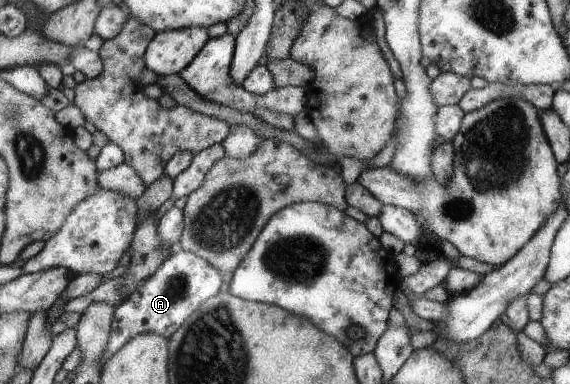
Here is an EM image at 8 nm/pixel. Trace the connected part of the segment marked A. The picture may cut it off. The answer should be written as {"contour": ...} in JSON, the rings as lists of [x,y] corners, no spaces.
{"contour":[[[175,250],[171,256],[167,256],[165,262],[151,274],[143,284],[139,284],[139,290],[133,290],[119,306],[114,307],[113,324],[111,325],[111,336],[107,342],[107,350],[99,358],[99,366],[111,358],[118,350],[135,337],[135,334],[143,332],[155,332],[163,338],[173,335],[173,332],[181,326],[183,320],[207,298],[219,293],[223,284],[223,275],[215,270],[206,259],[195,256],[195,254]]]}

